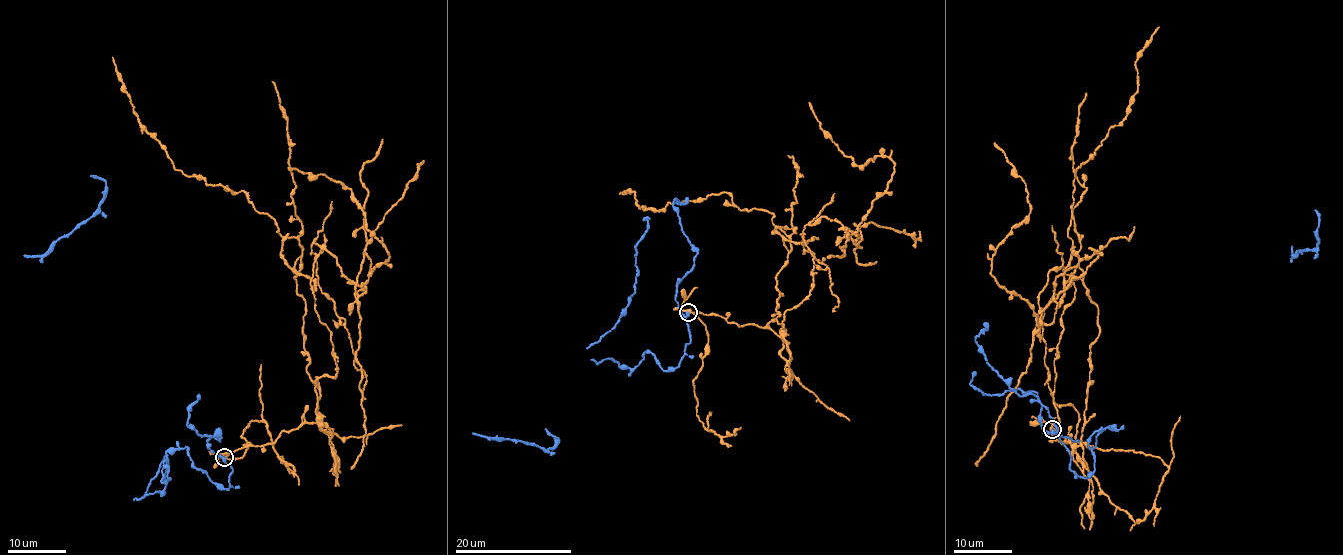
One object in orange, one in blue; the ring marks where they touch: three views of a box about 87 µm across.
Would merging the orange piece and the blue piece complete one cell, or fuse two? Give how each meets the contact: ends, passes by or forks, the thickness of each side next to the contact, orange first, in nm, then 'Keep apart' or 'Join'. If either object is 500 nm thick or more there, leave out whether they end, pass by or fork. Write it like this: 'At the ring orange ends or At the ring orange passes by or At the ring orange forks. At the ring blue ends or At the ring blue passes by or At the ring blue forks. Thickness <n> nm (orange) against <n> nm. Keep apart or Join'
At the ring orange forks. At the ring blue passes by. Thickness 260 nm (orange) against 280 nm. Keep apart

